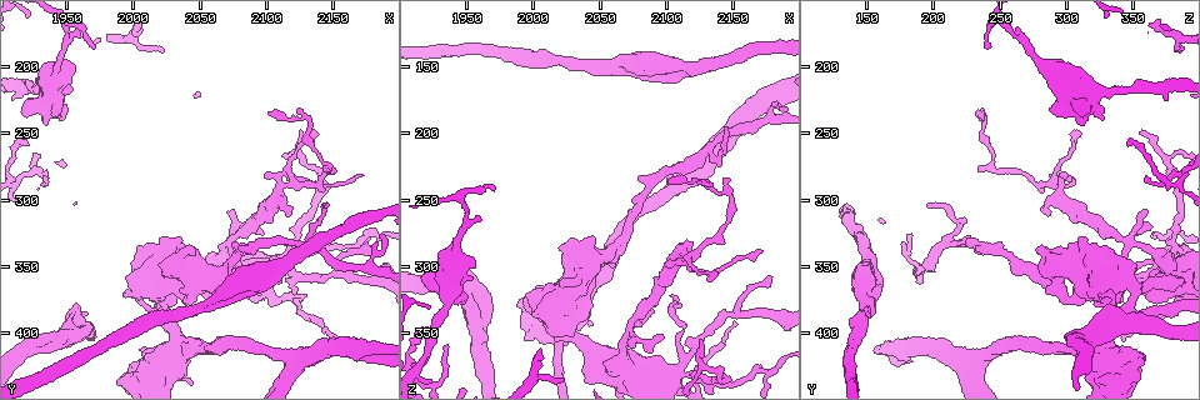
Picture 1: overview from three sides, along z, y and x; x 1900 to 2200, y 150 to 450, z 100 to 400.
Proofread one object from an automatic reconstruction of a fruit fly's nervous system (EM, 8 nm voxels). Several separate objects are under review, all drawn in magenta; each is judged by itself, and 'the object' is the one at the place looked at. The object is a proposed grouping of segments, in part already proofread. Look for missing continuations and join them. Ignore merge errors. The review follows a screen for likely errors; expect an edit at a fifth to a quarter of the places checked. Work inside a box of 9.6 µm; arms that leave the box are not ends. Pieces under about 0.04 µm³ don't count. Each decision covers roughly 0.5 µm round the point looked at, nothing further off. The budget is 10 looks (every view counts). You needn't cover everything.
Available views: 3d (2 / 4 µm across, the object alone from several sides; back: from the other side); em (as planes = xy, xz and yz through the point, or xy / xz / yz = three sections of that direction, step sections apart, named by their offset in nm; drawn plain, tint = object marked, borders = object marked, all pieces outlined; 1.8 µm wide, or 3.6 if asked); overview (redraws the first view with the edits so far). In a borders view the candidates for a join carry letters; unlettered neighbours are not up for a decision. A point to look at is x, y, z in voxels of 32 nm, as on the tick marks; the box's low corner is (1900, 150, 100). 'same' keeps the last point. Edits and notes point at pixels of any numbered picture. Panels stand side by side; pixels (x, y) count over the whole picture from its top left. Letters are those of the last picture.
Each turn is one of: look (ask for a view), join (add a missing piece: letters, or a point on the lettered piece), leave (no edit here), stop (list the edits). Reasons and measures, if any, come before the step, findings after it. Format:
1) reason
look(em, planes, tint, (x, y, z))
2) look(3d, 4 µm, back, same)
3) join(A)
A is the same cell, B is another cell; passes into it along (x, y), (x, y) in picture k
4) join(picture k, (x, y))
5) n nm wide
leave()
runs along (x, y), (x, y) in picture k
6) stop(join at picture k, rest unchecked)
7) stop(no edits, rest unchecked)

thick turns thin
look(em, planes, tint, (2108, 290, 296))

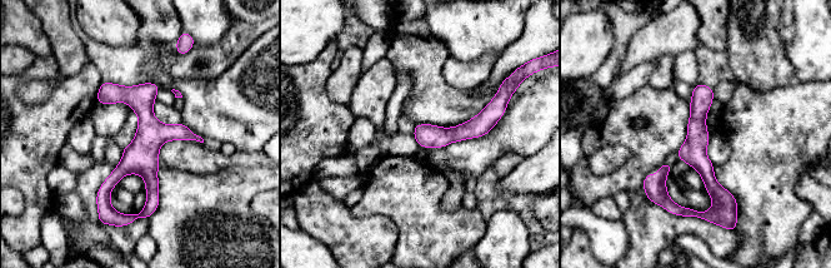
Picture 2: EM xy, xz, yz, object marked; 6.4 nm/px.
what lies round it
look(em, planes, borders, same)

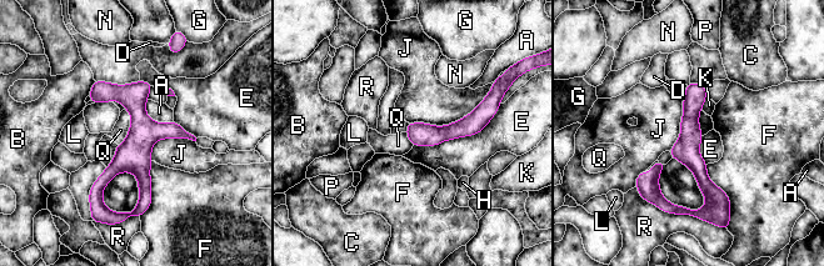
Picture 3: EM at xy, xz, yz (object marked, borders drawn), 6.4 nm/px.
160 nm wide; E touches over 600 nm
leave()
A, B, C, D, E, F, G, H, J, K, L, N, P, Q and R are other cells; none of them fits

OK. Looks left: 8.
branch stops here
look(em, xy, step 16, borders, (1940, 234, 288))

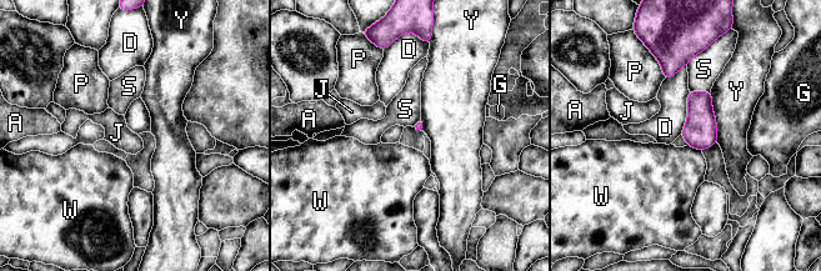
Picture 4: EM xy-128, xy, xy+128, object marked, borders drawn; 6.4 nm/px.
cut it another way
look(em, planes, borders, same)

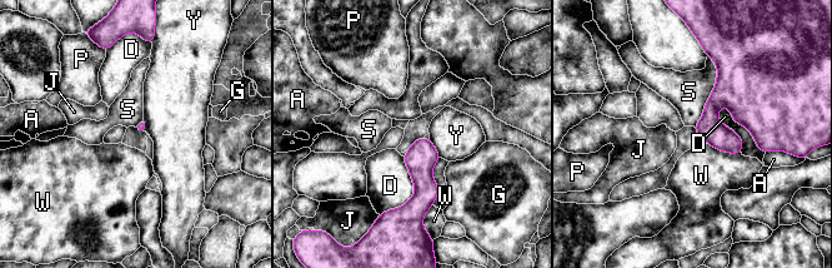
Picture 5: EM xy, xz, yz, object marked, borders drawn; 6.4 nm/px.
leave()
A, D, G, J, P, S, W and Y are other cells; no lettered piece goes on from it

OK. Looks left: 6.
thick end
look(em, yz, step 8, borders, (2062, 370, 298))

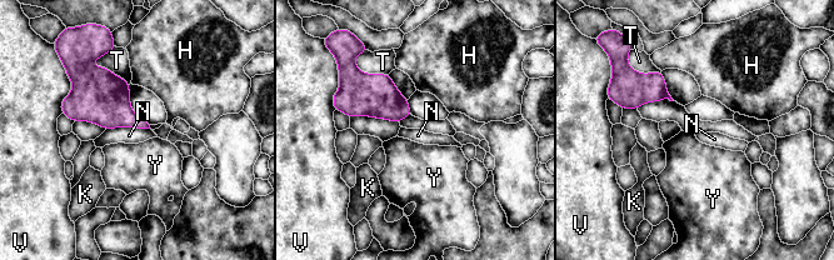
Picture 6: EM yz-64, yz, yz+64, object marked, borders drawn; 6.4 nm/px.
look(em, planes, borders, same)

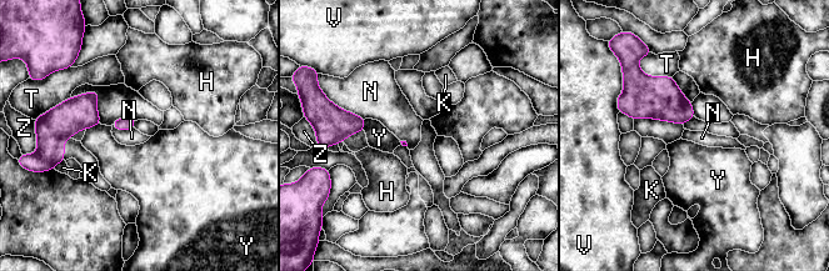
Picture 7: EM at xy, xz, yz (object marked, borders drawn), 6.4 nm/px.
leave()
H, K, N, T, V, Y and Z are other cells; none of them fits

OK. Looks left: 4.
look(em, planes, tint, (2150, 406, 342))

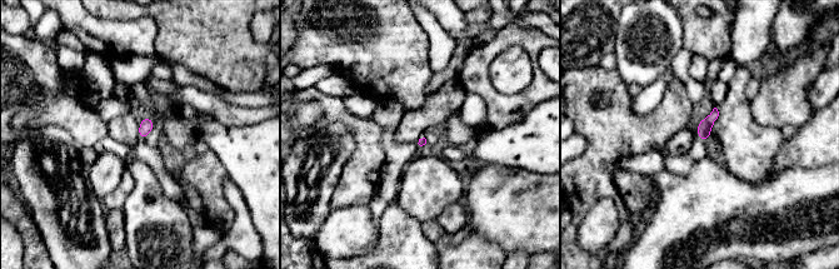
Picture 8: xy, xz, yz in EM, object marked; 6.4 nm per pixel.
see the neighbours
look(em, planes, borders, same)

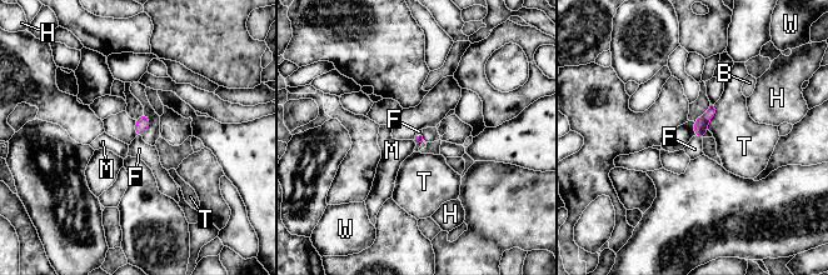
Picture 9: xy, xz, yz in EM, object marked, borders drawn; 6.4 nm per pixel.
join(F)
F is the same cell, B, H, M, T and W are other cells; passes into it along (701, 125), (698, 138), (694, 149) in picture 9; the cell continues

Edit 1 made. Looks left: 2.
stop(join at picture 9, rest unchecked)

